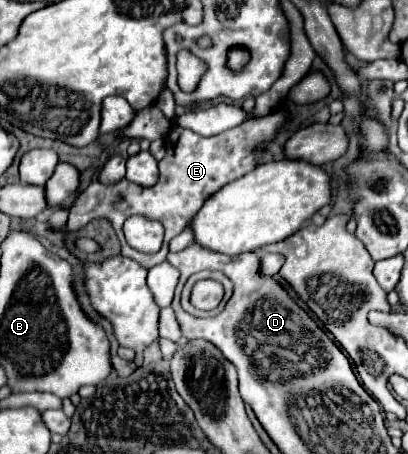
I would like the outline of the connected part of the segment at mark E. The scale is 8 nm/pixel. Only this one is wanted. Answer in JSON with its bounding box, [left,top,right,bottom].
[67,110,289,268]

